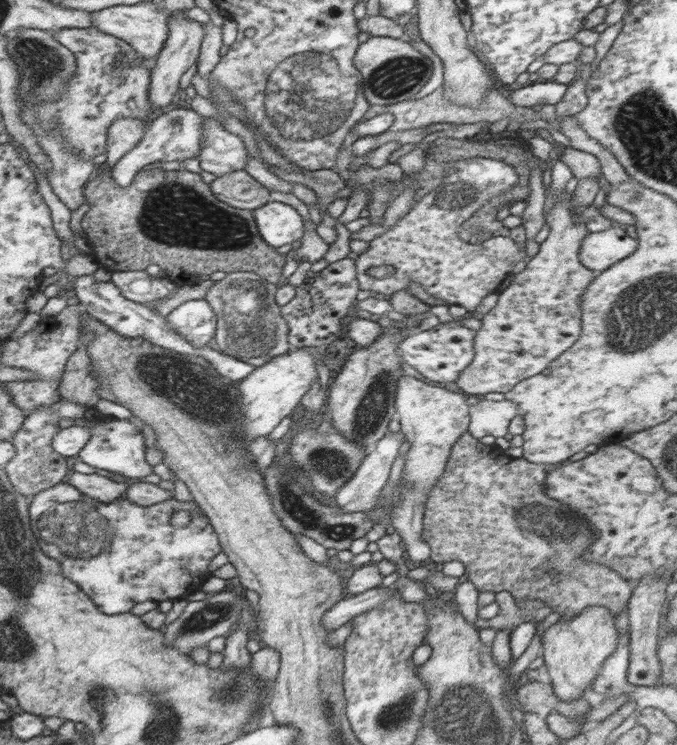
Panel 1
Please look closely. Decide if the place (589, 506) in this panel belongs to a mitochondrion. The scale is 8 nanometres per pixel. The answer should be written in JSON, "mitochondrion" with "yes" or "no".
{"mitochondrion":"yes"}

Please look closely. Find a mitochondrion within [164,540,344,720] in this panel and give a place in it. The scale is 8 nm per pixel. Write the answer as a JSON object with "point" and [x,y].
{"point":[202,620]}

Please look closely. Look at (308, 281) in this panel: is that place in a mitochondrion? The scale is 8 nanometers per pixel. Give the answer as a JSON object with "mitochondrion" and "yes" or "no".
{"mitochondrion":"no"}

